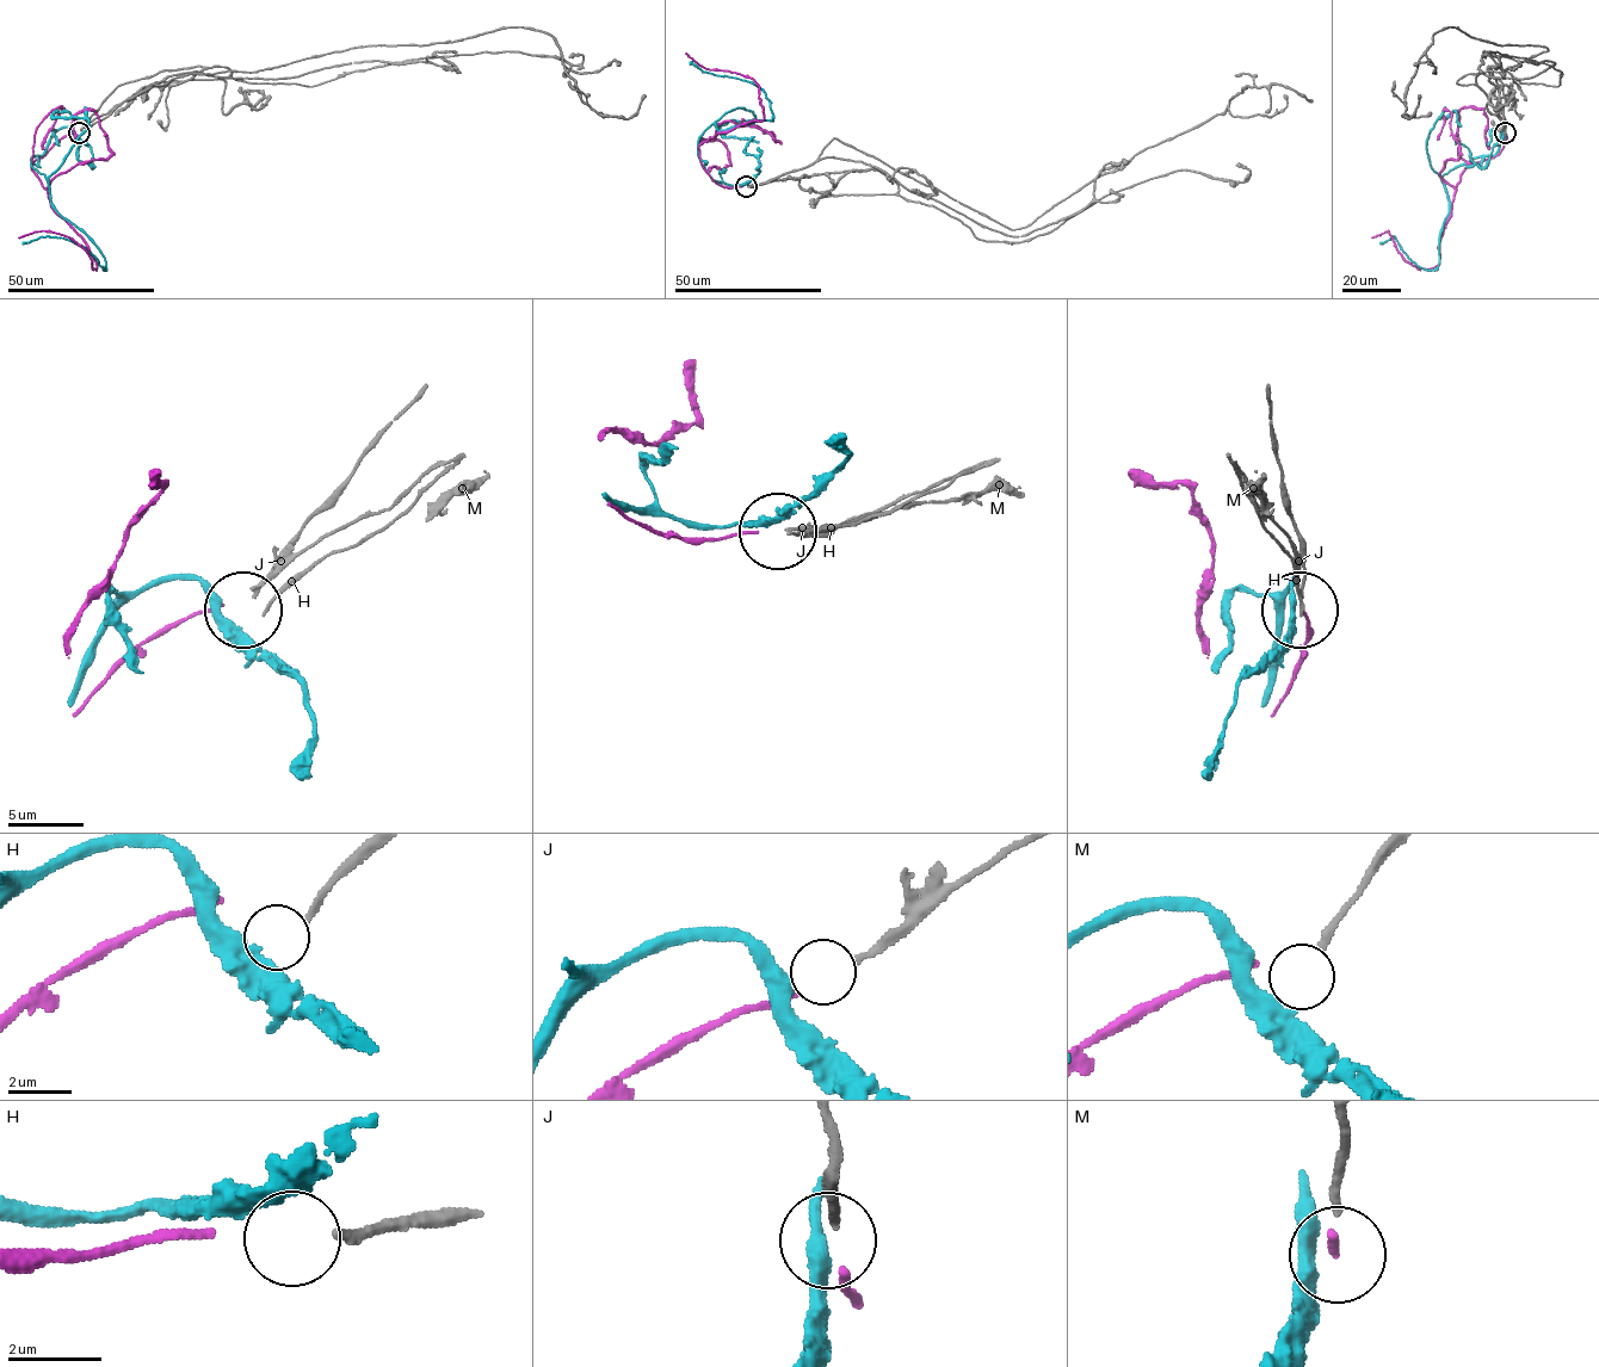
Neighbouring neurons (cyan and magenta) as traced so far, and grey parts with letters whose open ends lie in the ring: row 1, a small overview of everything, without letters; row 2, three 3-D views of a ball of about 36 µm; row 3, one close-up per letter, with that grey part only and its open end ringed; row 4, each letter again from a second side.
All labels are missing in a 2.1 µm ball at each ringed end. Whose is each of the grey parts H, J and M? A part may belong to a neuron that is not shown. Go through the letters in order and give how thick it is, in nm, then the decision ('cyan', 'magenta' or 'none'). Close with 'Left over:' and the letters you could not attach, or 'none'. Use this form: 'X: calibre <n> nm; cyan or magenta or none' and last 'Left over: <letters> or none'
H: calibre 200 nm; none
J: calibre 200 nm; magenta
M: calibre 200 nm; none
Left over: H, M

